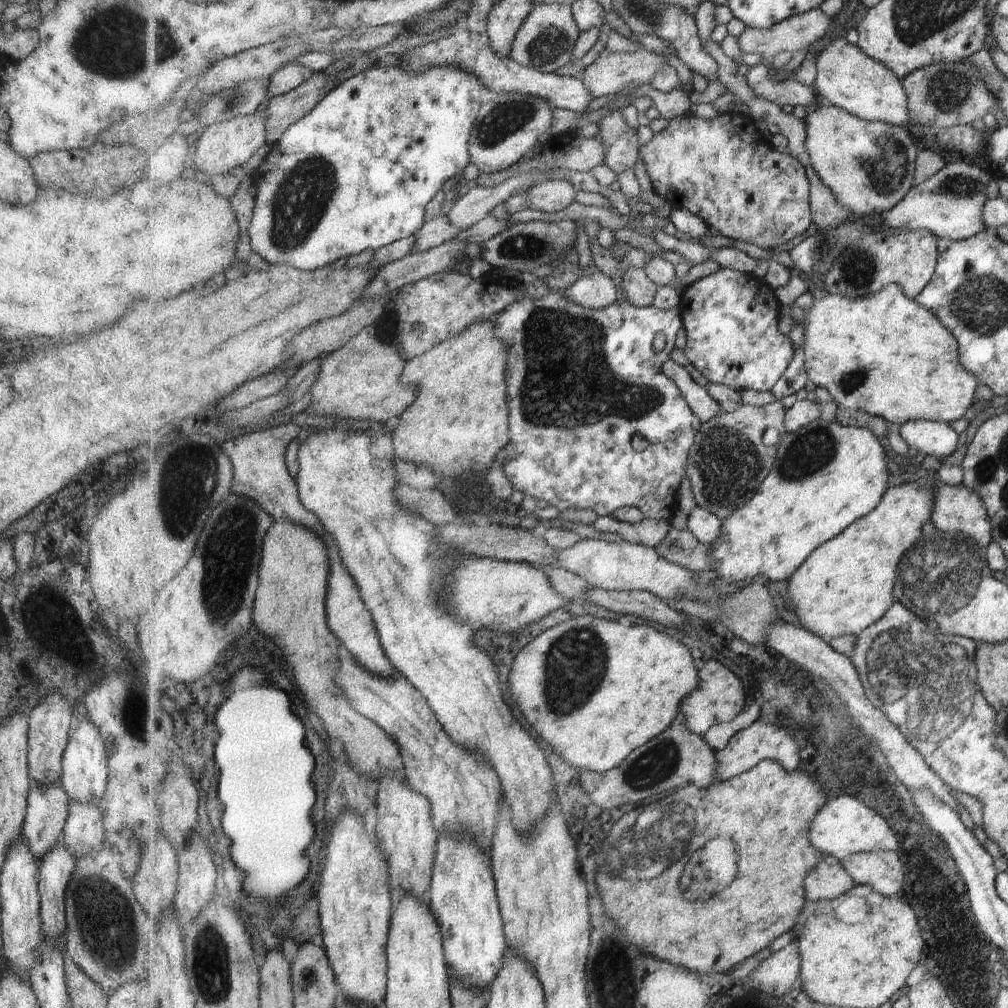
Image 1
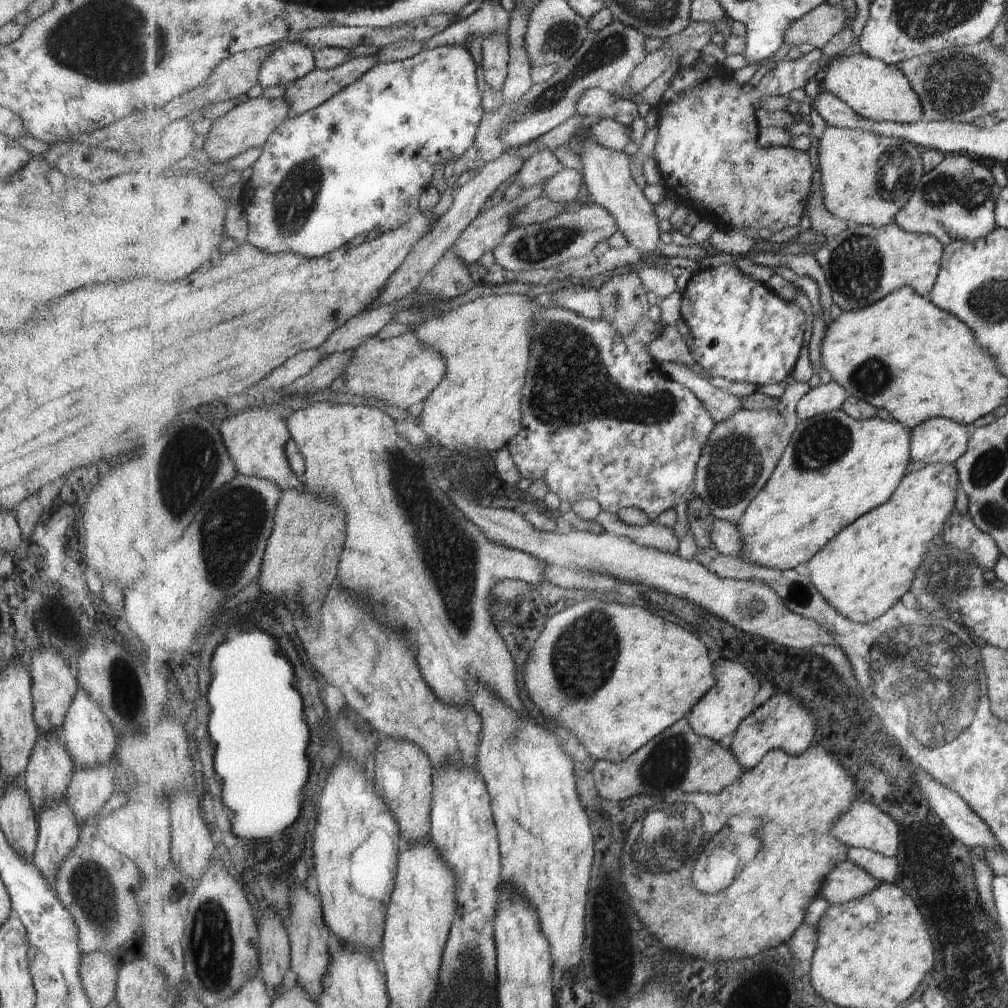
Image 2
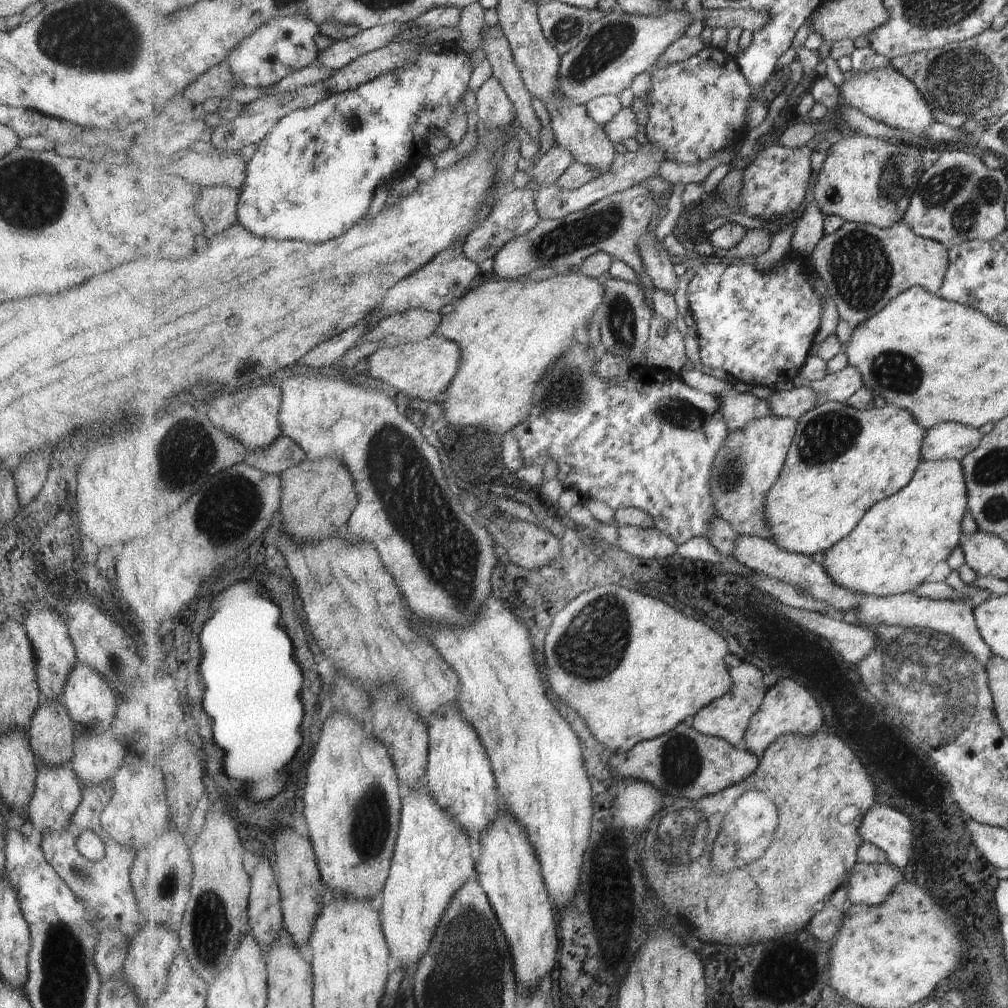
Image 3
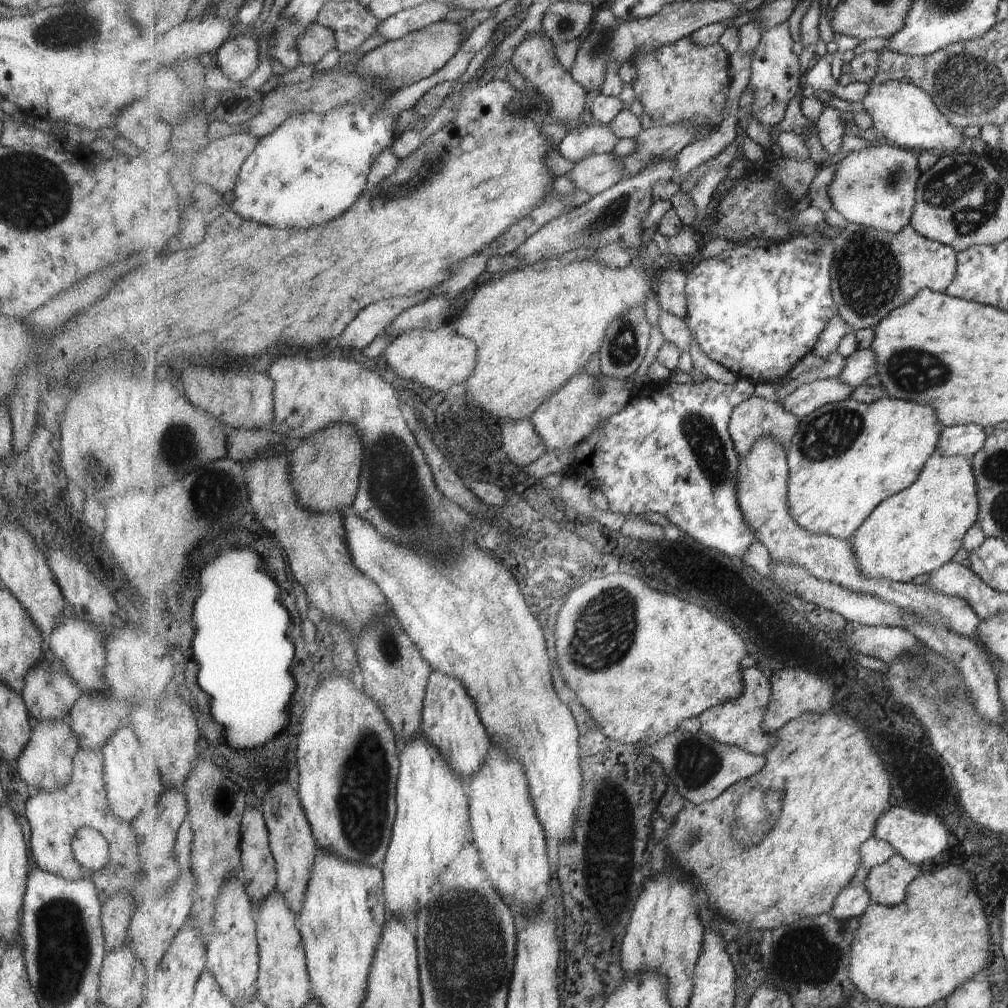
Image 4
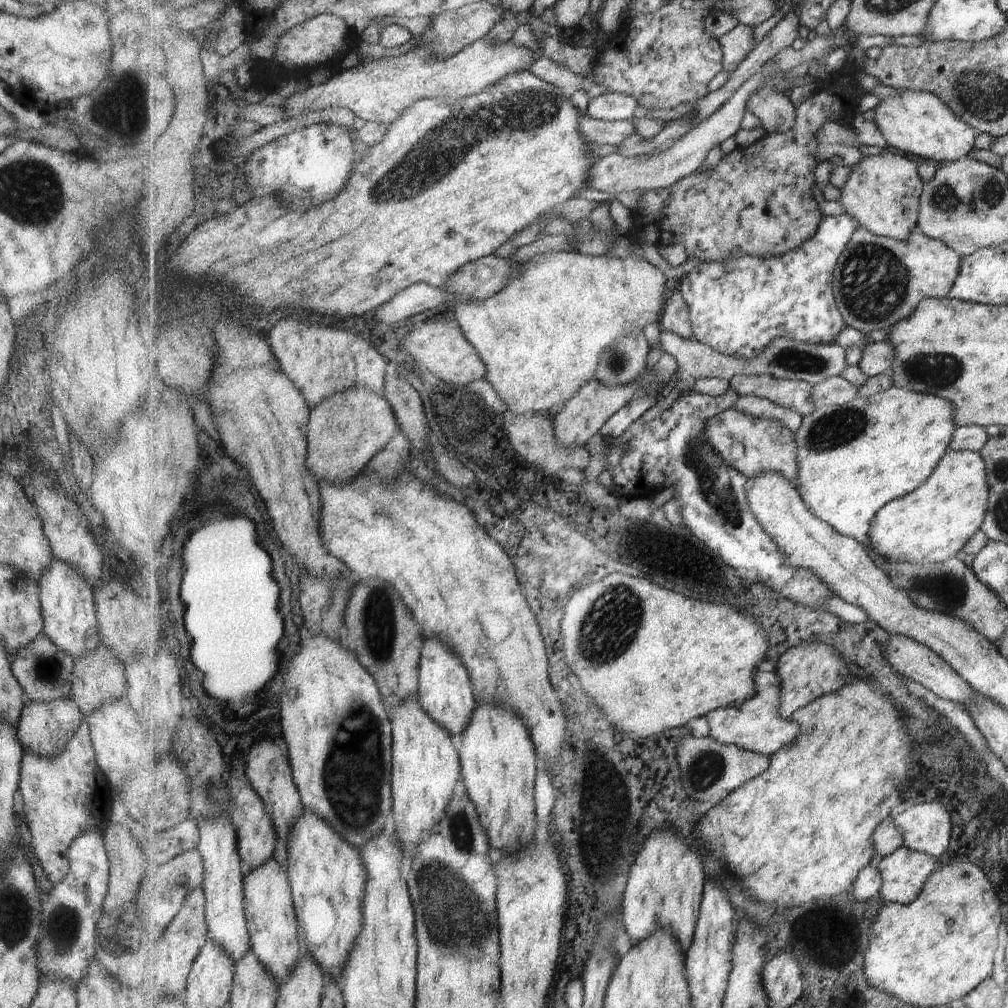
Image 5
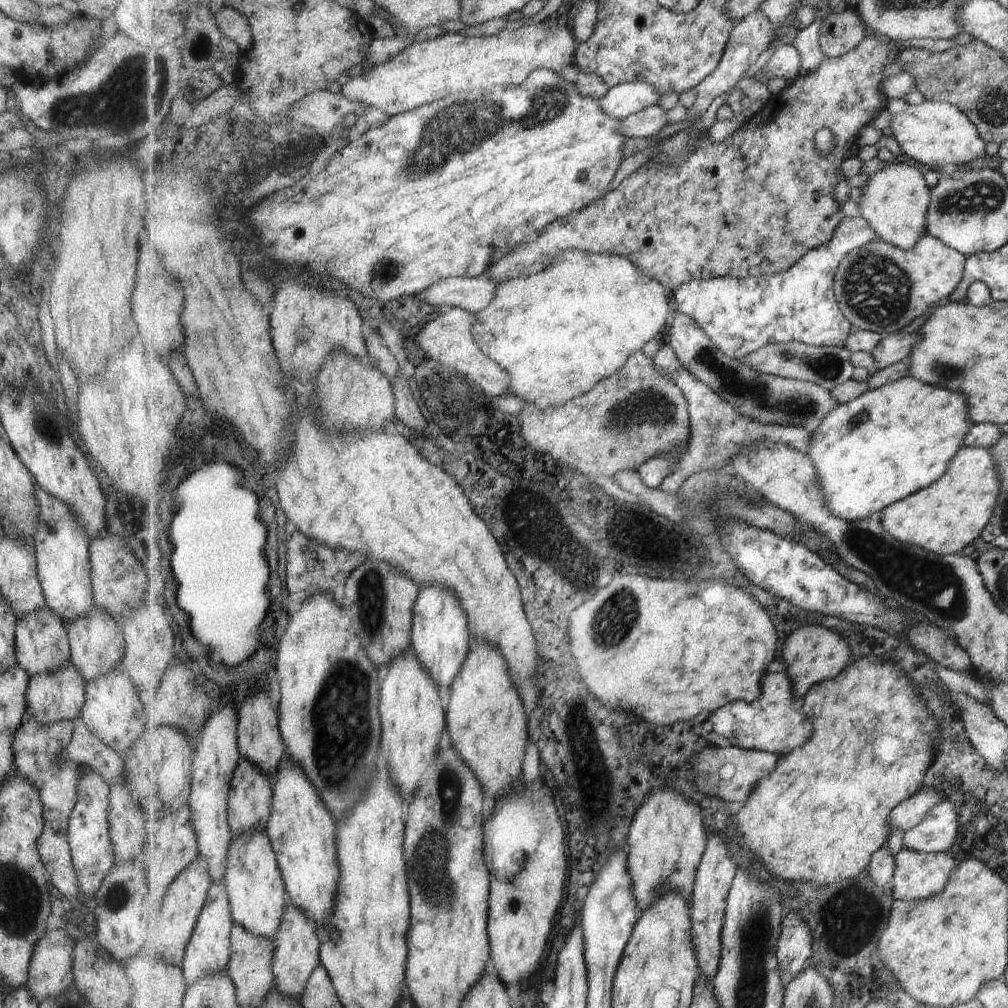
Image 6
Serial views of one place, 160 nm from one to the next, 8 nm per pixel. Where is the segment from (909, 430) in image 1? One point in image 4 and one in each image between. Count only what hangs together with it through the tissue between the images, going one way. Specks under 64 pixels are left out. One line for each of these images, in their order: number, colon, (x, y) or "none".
2: (939, 440)
3: (948, 440)
4: (965, 440)

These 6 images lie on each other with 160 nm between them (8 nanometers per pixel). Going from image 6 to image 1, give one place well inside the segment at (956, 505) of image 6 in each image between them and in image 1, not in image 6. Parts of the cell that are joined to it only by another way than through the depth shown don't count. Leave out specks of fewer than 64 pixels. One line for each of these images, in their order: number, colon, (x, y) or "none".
1: (847, 585)
2: (864, 571)
3: (892, 551)
4: (913, 533)
5: (929, 525)

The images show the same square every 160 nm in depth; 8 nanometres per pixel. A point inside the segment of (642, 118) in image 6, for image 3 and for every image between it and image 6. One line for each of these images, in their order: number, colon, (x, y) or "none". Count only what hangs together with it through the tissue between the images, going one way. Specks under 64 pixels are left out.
3: (550, 167)
4: (594, 137)
5: (608, 134)

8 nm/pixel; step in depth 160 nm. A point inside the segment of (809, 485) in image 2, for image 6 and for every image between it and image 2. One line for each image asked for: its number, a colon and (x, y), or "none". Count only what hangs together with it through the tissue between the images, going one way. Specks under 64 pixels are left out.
3: (843, 461)
4: (847, 457)
5: (853, 459)
6: (891, 442)

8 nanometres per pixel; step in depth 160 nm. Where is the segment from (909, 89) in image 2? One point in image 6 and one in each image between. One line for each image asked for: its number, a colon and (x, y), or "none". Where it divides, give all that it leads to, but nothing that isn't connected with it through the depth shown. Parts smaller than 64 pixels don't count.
3: (886, 94)
4: (905, 115)
5: (916, 122)
6: (934, 133)

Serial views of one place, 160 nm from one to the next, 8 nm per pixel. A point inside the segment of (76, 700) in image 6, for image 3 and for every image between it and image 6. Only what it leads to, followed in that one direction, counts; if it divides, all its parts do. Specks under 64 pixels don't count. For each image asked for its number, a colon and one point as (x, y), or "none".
3: (56, 794)
4: (45, 763)
5: (43, 729)

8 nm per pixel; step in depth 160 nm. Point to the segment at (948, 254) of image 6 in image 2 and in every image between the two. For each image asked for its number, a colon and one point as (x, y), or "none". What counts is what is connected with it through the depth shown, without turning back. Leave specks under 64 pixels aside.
2: (863, 265)
3: (865, 267)
4: (874, 272)
5: (878, 281)

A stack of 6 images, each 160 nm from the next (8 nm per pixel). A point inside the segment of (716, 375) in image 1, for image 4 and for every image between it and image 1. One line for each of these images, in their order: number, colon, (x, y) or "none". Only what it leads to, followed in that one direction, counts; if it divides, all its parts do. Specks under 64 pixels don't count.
2: (744, 332)
3: (758, 327)
4: (756, 311)

